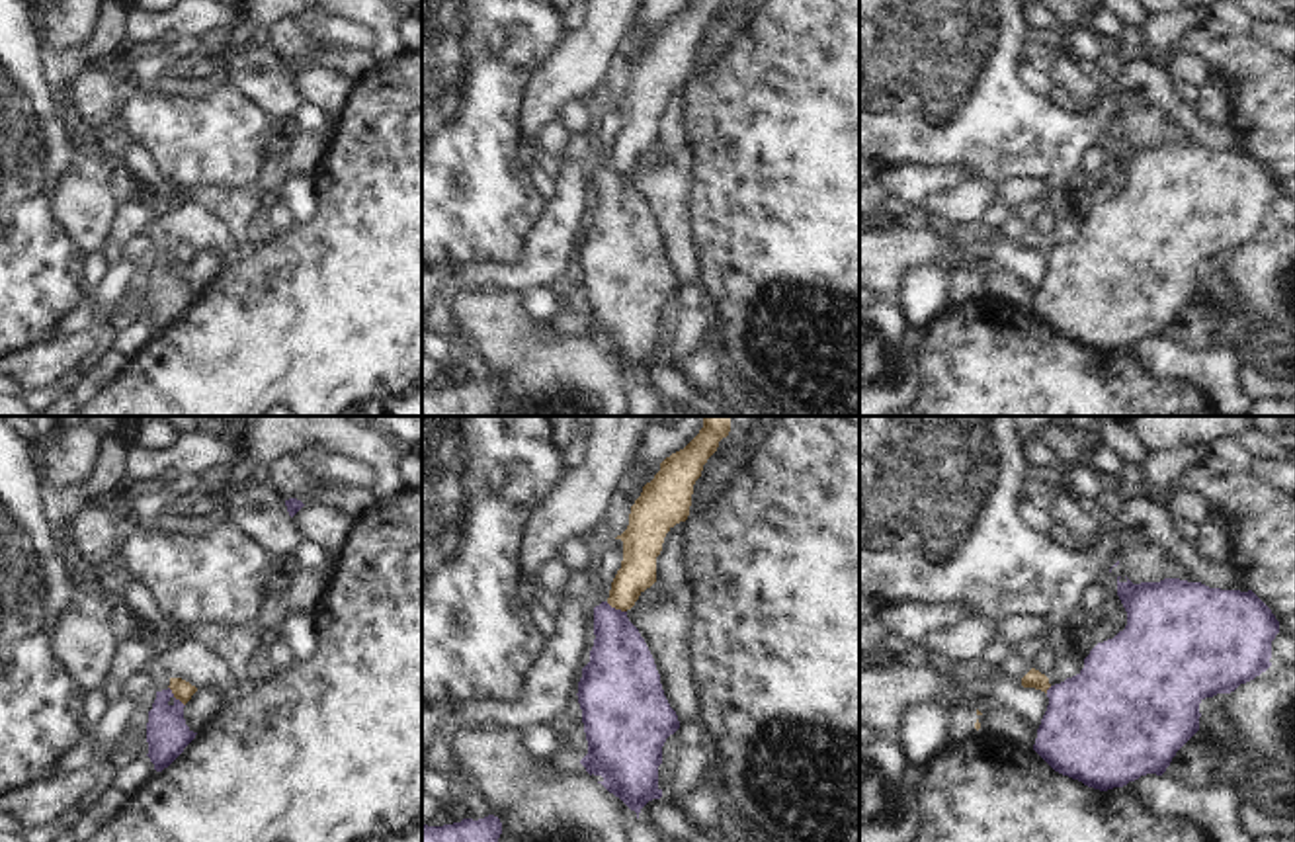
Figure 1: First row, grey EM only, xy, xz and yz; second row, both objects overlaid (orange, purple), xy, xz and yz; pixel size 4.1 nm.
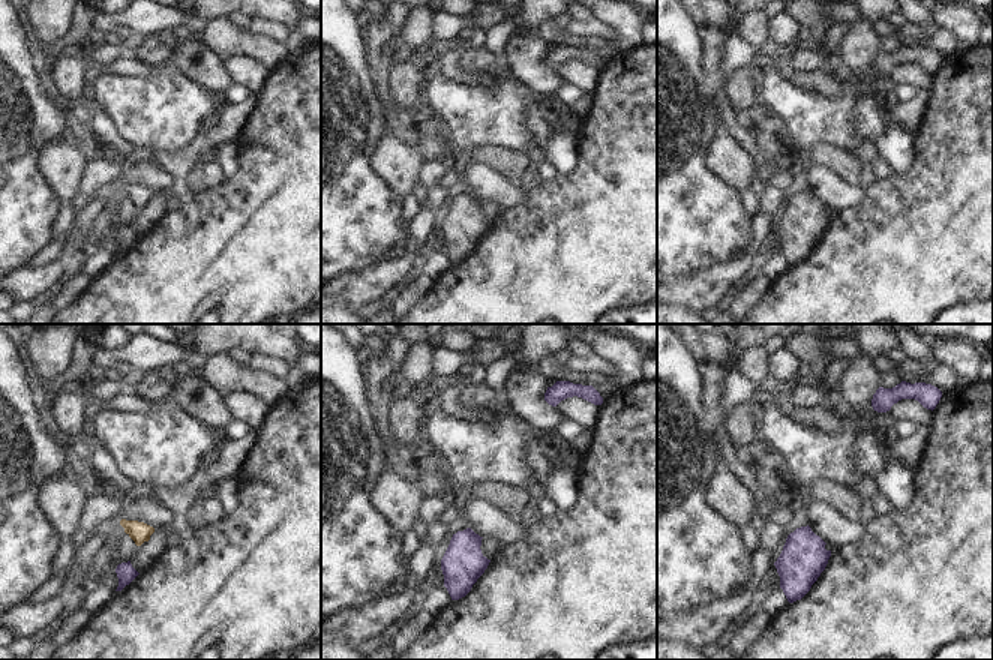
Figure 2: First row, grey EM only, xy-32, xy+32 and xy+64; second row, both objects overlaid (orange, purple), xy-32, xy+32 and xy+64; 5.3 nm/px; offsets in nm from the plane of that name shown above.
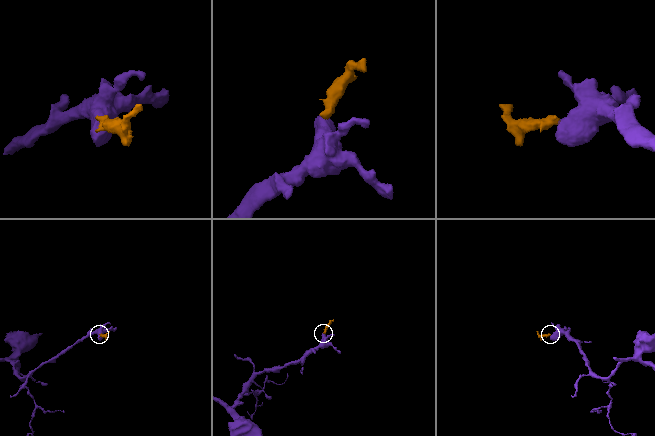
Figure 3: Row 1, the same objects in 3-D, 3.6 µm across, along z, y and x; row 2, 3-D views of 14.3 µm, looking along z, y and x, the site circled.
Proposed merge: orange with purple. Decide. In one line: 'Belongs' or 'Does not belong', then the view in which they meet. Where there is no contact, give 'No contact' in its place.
Does not belong. Touches orange in xy.

